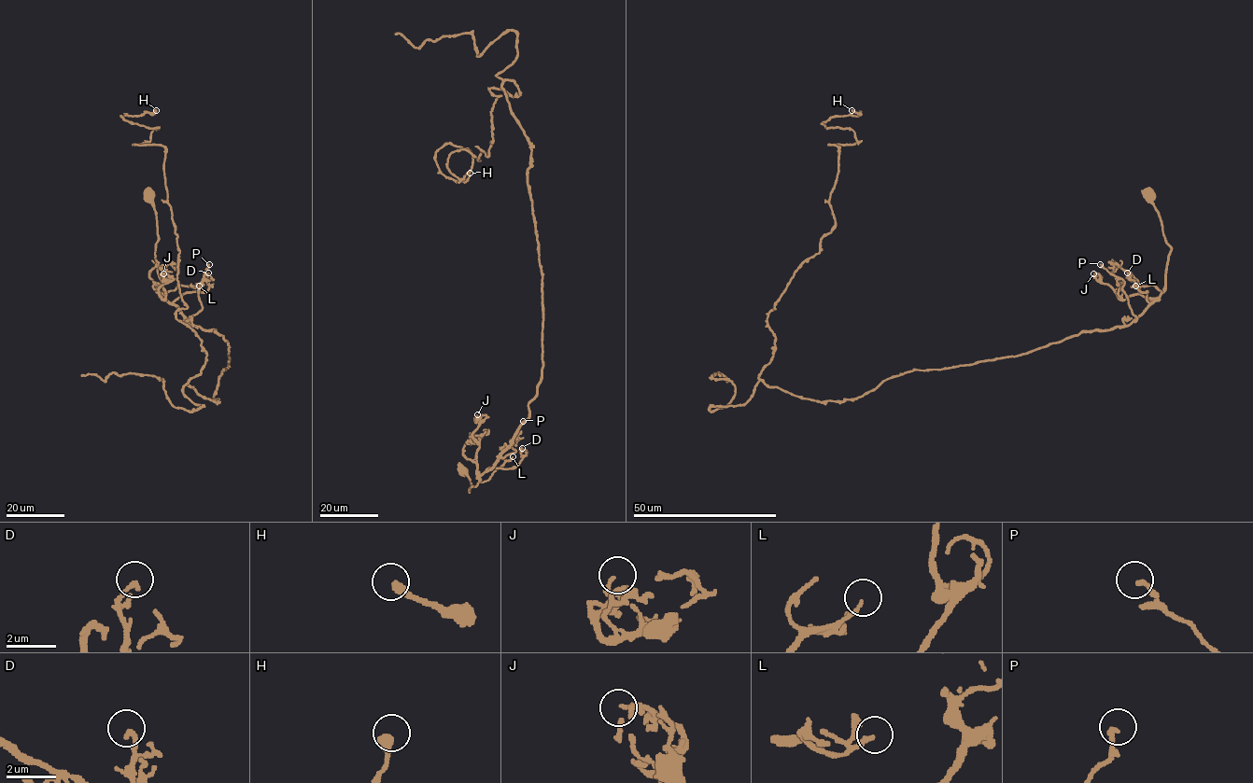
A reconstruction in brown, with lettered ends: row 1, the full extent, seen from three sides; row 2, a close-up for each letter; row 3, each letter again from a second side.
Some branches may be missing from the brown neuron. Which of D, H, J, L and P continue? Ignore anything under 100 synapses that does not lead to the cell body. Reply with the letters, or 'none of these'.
none of these

